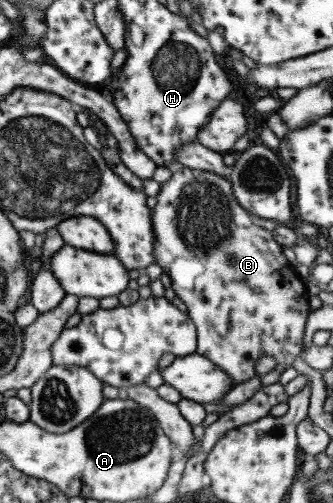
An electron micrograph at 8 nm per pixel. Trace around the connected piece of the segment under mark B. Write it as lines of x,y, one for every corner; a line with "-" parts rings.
182,167
180,171
170,174
168,180
159,183
159,190
155,196
156,204
151,209
152,233
154,233
154,242
152,242
152,255
156,257
155,263
162,267
162,271
169,276
171,288
175,296
186,306
186,313
195,325
196,351
198,355
204,356
209,363
218,367
231,380
231,388
239,383
245,382
256,376
255,365
256,360
265,355
270,355
276,360
276,367
268,367
268,369
258,375
260,377
261,386
271,385
279,381
280,375
284,369
291,367
296,356
302,351
304,345
303,333
304,323
306,323
307,315
310,310
308,308
309,294
306,292
305,284
296,273
295,266
290,265
284,257
282,246
276,243
270,234
270,231
263,229
258,225
254,225
254,218
243,208
234,198
231,183
226,177
219,176
210,171
202,171
198,169
189,169

